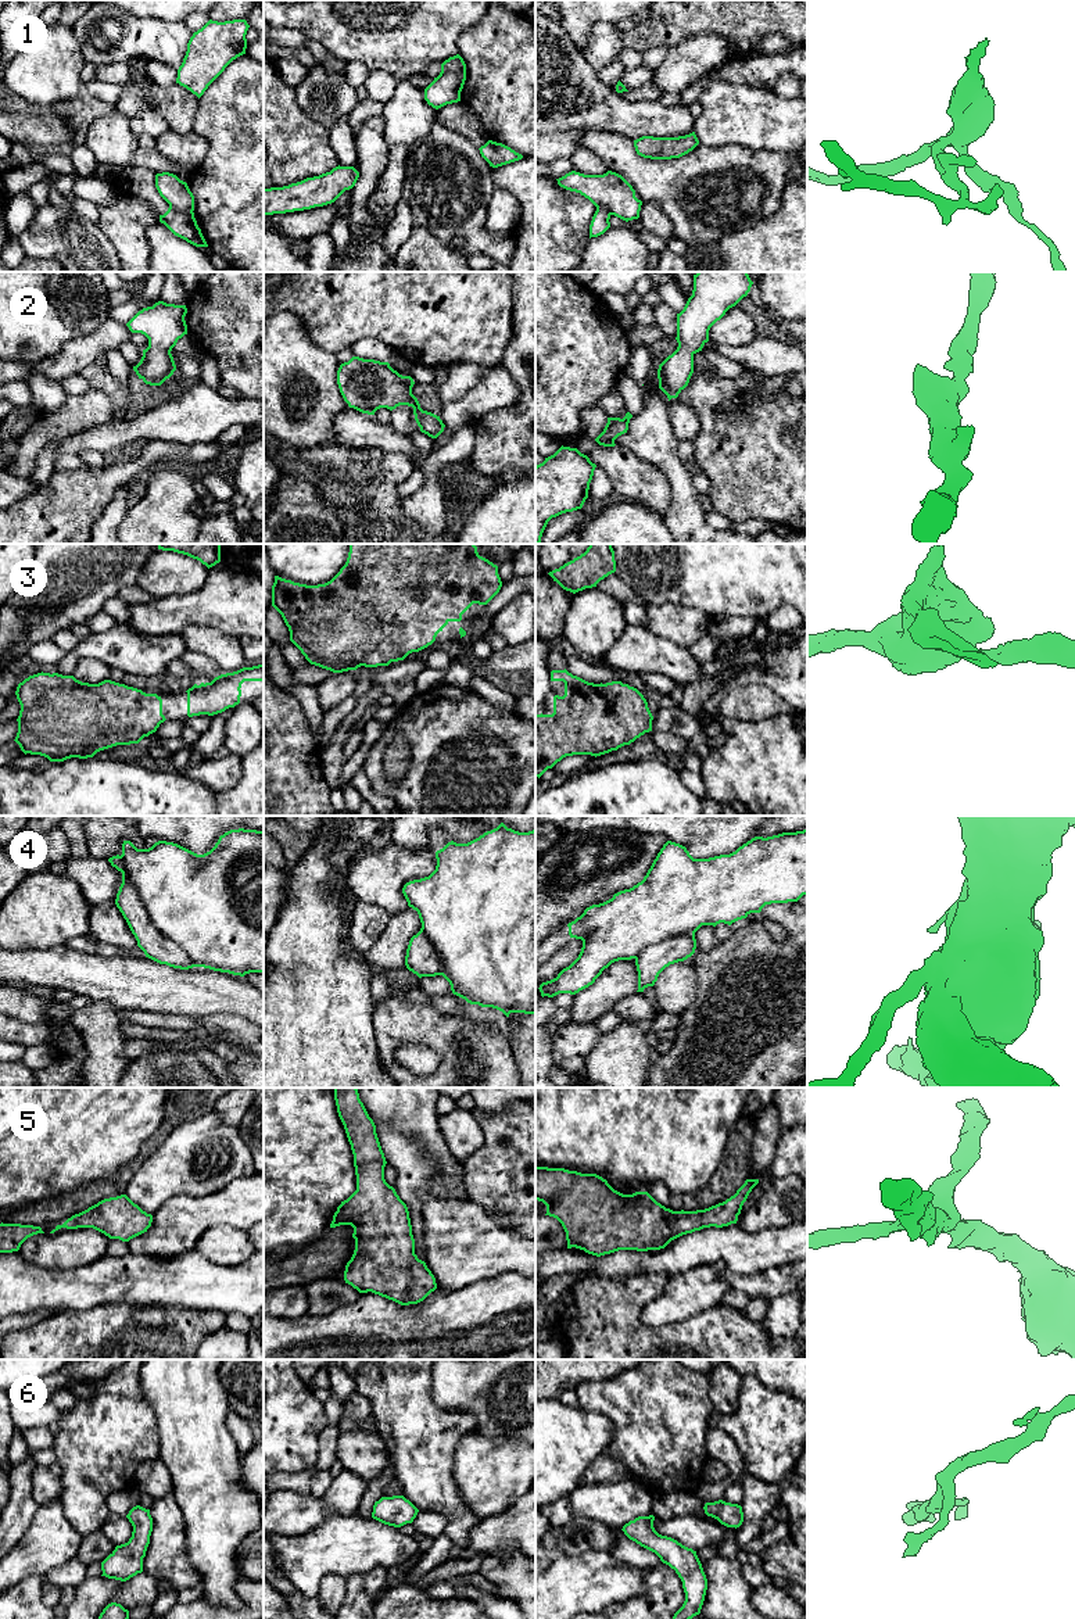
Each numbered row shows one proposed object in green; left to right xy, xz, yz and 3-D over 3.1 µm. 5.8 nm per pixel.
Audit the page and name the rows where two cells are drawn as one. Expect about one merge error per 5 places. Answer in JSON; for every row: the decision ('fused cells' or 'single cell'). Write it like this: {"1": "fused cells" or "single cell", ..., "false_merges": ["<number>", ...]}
{"1": "fused cells", "2": "single cell", "3": "single cell", "4": "fused cells", "5": "single cell", "6": "single cell", "false_merges": ["1", "4"]}

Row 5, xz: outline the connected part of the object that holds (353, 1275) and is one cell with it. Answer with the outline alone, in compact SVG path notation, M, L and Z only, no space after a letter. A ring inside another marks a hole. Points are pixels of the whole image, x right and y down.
M333 1088L338 1117L344 1125L356 1175L356 1190L337 1207L330 1228L351 1225L355 1250L345 1265L344 1280L359 1293L372 1292L401 1305L418 1304L437 1289L426 1262L415 1254L415 1239L406 1204L384 1179L387 1164L376 1125L356 1088Z

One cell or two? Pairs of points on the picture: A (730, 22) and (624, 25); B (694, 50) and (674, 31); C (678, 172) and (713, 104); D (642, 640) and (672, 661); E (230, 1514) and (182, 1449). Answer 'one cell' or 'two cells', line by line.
A: two cells
B: two cells
C: two cells
D: one cell
E: one cell

